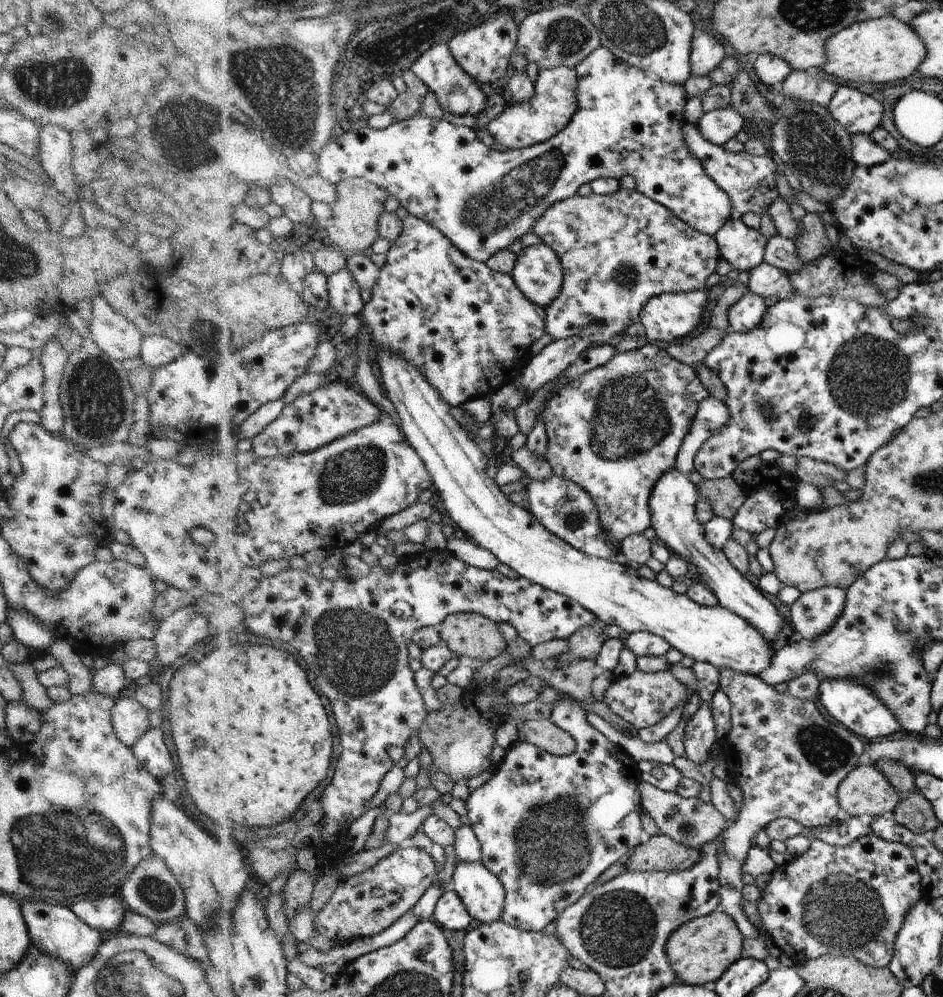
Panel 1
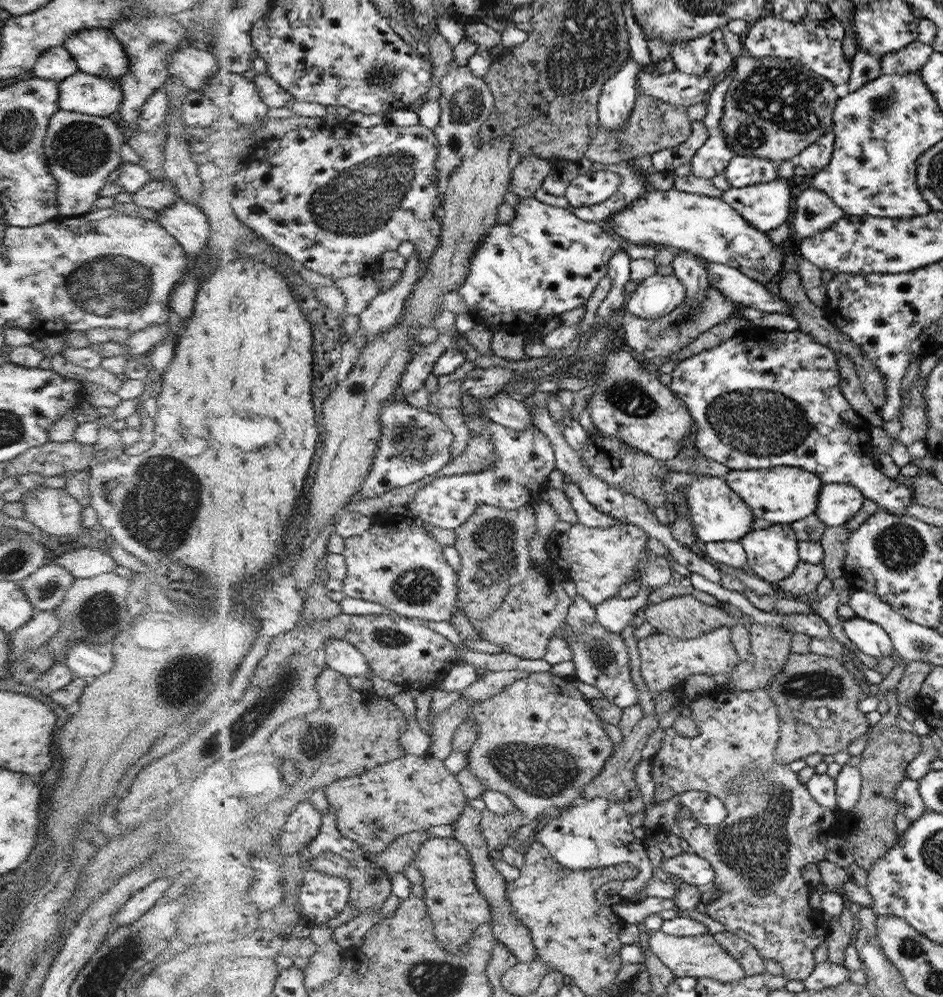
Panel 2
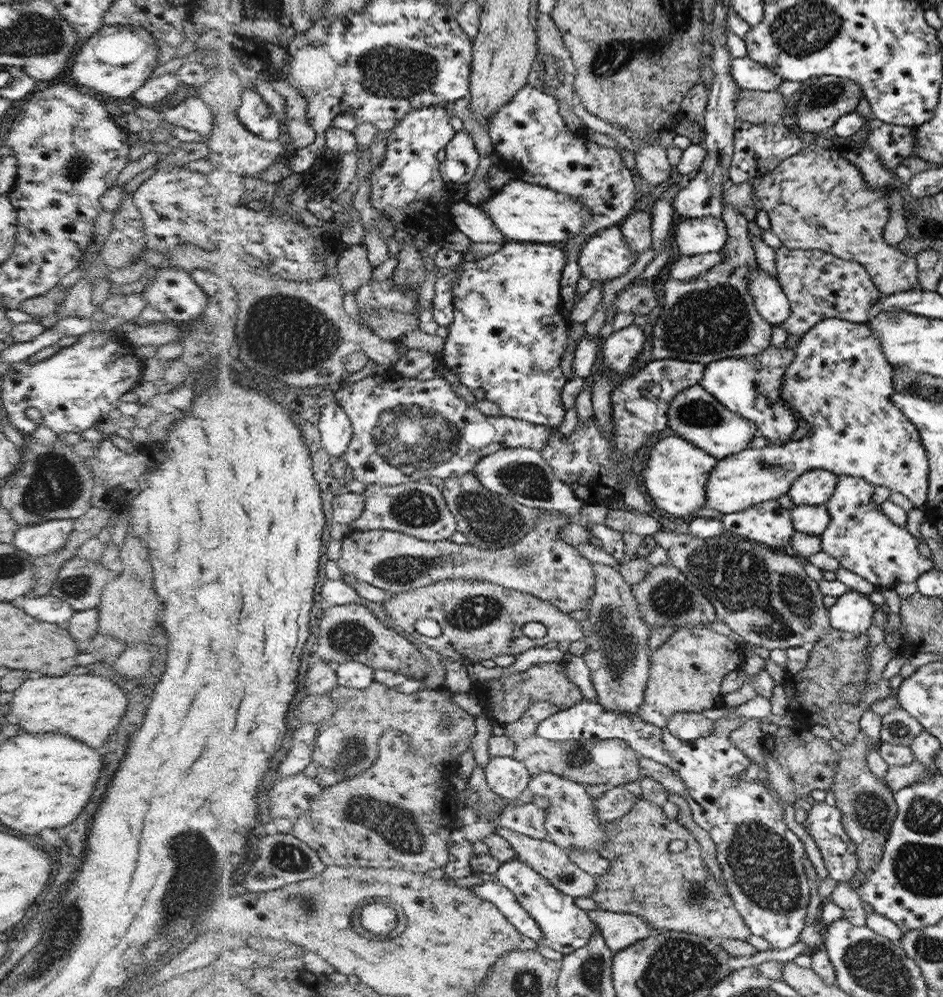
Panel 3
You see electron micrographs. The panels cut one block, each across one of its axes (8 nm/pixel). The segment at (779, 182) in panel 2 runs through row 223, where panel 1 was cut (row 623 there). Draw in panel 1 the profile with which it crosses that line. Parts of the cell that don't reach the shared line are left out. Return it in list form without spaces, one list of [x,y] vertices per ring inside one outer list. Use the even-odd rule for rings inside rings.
[[[676,468],[669,469],[659,477],[652,488],[650,497],[651,528],[656,531],[656,540],[673,554],[679,555],[698,569],[700,581],[716,596],[719,606],[730,610],[738,617],[747,621],[773,649],[773,645],[780,640],[784,618],[778,614],[776,606],[762,594],[761,590],[754,588],[736,567],[730,566],[728,558],[722,549],[713,548],[704,539],[703,524],[694,514],[694,502],[698,500],[697,486],[694,486],[684,474]]]

